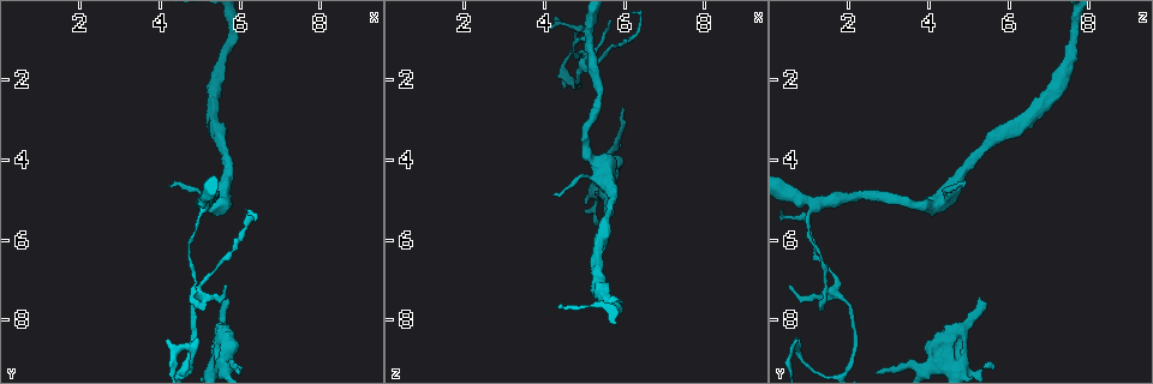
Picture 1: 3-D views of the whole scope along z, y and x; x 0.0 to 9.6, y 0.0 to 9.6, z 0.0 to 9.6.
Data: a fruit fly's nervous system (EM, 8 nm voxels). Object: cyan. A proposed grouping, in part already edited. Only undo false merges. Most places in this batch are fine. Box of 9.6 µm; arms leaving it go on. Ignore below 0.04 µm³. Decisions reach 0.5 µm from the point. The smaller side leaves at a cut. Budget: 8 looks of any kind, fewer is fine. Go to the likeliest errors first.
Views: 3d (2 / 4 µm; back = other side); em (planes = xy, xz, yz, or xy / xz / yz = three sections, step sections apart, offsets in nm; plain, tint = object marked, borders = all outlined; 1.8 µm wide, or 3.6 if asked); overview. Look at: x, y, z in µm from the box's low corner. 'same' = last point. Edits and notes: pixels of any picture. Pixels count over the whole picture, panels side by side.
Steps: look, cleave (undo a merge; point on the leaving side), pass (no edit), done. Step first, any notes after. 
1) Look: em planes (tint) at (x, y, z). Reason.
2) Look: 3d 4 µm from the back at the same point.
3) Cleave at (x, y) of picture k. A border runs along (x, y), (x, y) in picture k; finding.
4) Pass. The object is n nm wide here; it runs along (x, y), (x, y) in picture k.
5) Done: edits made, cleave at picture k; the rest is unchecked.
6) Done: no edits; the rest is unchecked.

Look: 3d 2 µm at (5.65, 8.55, 4.45). Sharp bend.

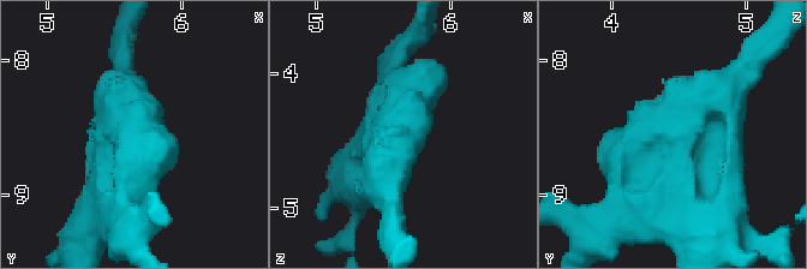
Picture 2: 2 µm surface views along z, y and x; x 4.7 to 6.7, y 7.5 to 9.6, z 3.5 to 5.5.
Look: em xz step 16 (tint) at (5.66, 8.50, 4.40). Shape alone is not enough.

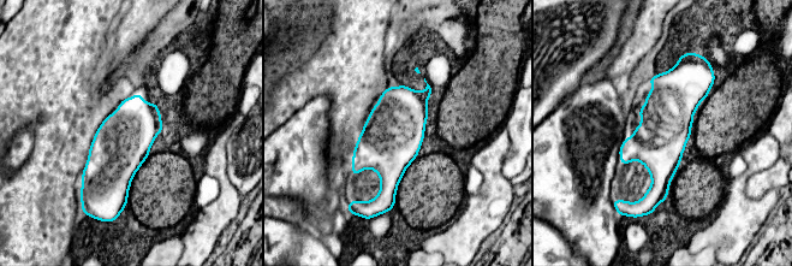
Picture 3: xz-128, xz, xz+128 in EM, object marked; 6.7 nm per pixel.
Look: em planes (borders) at the same point.

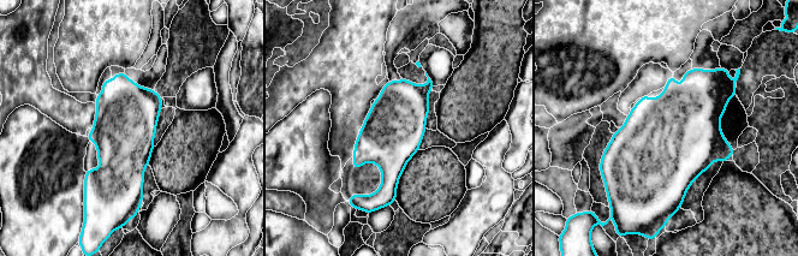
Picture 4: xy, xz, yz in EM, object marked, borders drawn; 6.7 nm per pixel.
Pass. The object is 400 nm wide here; one neuron here.

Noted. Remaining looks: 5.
Look: em planes (tint) at (4.70, 8.65, 0.70). Sharp bend.

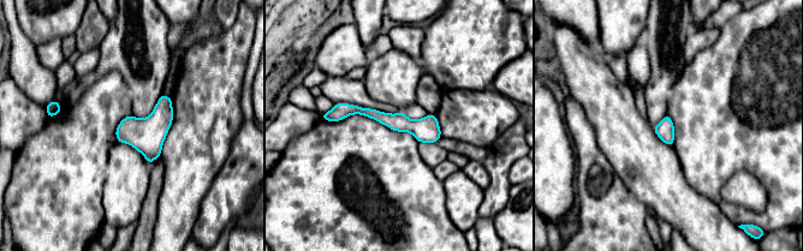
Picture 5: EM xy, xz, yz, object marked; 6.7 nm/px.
Pass. All the same neuron.

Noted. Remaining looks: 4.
Look: em planes (tint) at (5.15, 5.20, 1.15). Calibre changes.

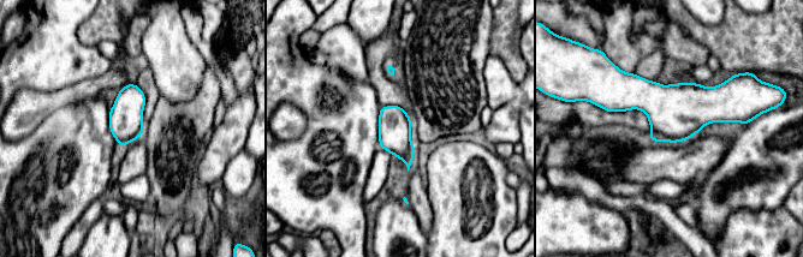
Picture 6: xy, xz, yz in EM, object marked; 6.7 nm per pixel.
Pass. The object is 220 nm wide here; all the same neuron.

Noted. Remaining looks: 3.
Look: em planes (tint) at (5.05, 5.15, 3.95). Thick turns thin.

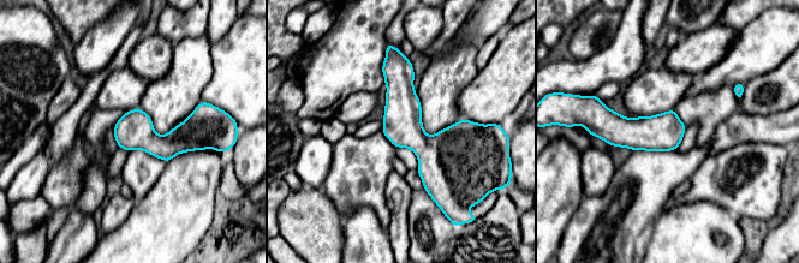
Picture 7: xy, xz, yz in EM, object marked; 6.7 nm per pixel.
Pass. It runs along (395, 61), (436, 196) in picture 7; all the same neuron.

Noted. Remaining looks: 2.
Done: no edits; the rest is unchecked.

